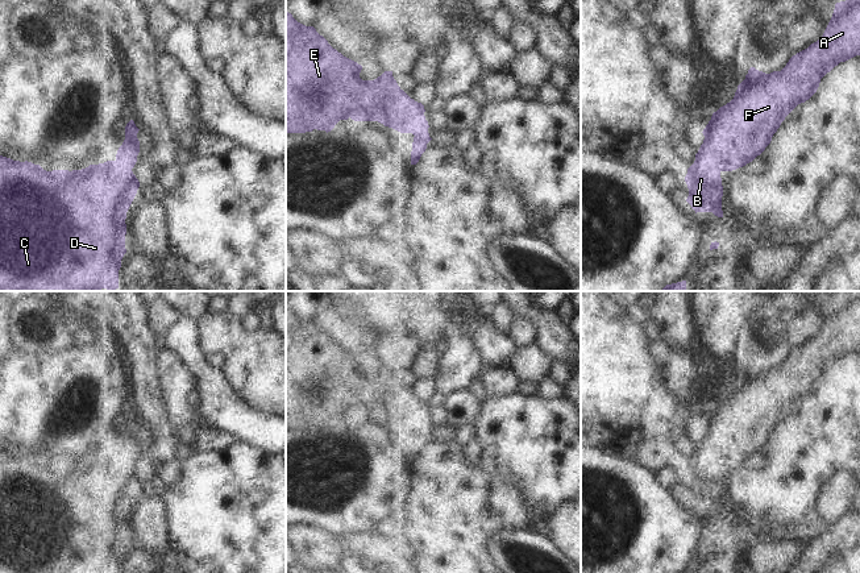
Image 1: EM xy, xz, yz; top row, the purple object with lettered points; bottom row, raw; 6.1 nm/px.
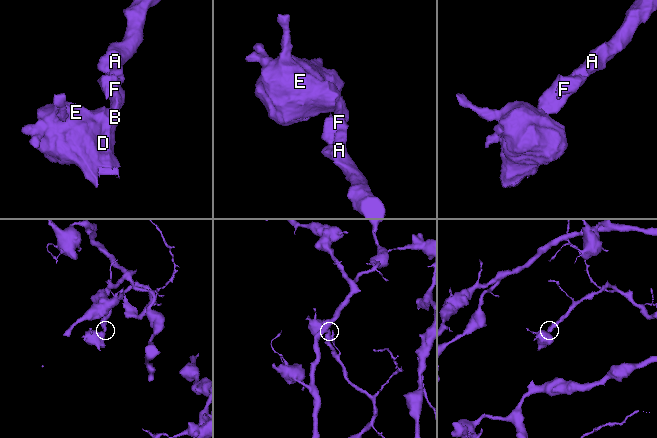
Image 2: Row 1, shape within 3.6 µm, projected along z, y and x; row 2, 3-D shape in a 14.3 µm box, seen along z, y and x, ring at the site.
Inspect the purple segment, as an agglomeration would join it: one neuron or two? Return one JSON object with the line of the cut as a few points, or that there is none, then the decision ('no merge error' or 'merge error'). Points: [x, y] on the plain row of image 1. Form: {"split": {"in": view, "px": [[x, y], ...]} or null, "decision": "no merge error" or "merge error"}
{"split": null, "decision": "no merge error"}

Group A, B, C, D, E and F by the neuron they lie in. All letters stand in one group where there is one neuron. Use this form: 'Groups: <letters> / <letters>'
Groups: A B C D E F.

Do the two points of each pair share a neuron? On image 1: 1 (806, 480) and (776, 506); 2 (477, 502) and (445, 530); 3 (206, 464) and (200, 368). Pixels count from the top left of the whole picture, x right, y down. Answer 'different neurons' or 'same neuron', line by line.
1: same neuron
2: same neuron
3: different neurons

